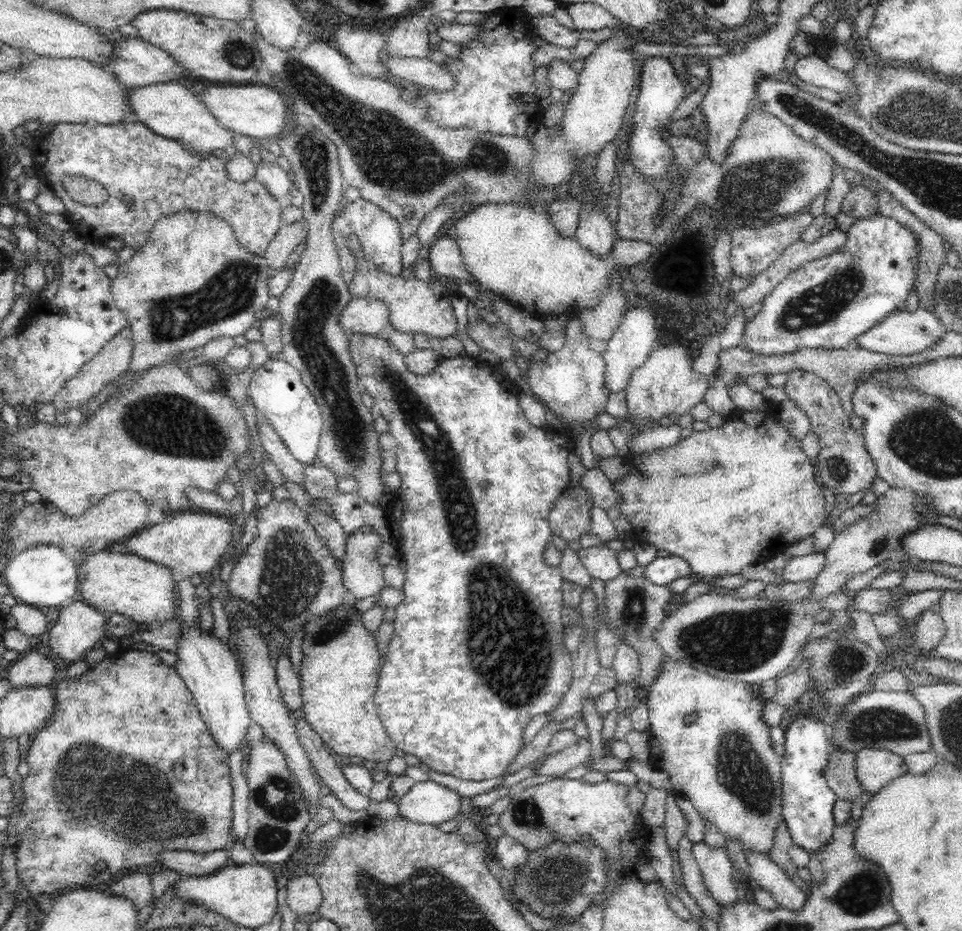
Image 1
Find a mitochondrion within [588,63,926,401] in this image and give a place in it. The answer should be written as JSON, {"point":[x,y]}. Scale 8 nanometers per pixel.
{"point":[759,186]}

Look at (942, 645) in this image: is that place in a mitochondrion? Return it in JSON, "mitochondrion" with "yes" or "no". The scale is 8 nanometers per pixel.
{"mitochondrion":"no"}

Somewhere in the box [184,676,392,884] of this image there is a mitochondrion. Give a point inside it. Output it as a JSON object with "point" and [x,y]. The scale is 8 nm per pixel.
{"point":[276,801]}

